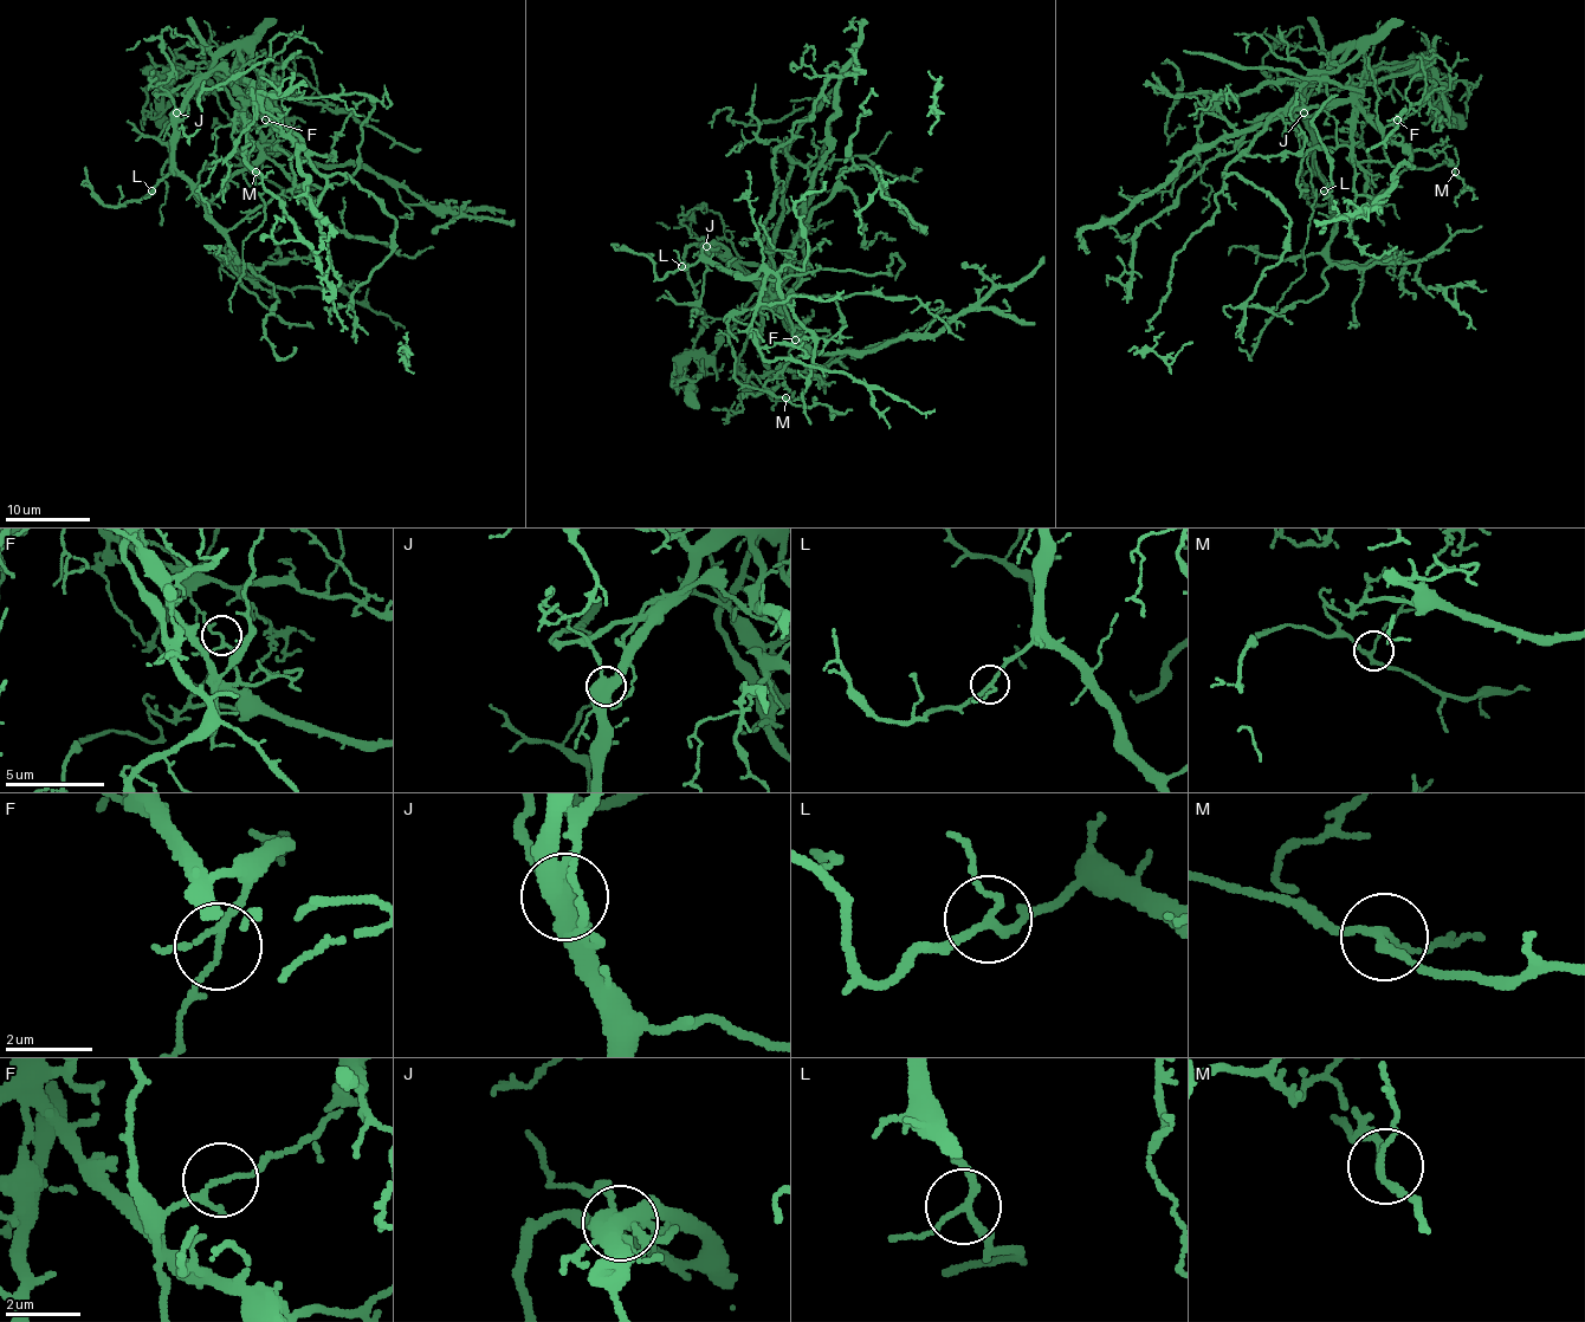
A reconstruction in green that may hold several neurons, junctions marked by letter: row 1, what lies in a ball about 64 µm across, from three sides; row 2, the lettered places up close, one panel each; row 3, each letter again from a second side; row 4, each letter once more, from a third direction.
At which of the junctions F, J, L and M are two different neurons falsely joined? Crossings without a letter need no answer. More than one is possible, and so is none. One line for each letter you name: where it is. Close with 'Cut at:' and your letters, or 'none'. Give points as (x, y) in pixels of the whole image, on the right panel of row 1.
F: at (1397, 120)
Cut at: F

